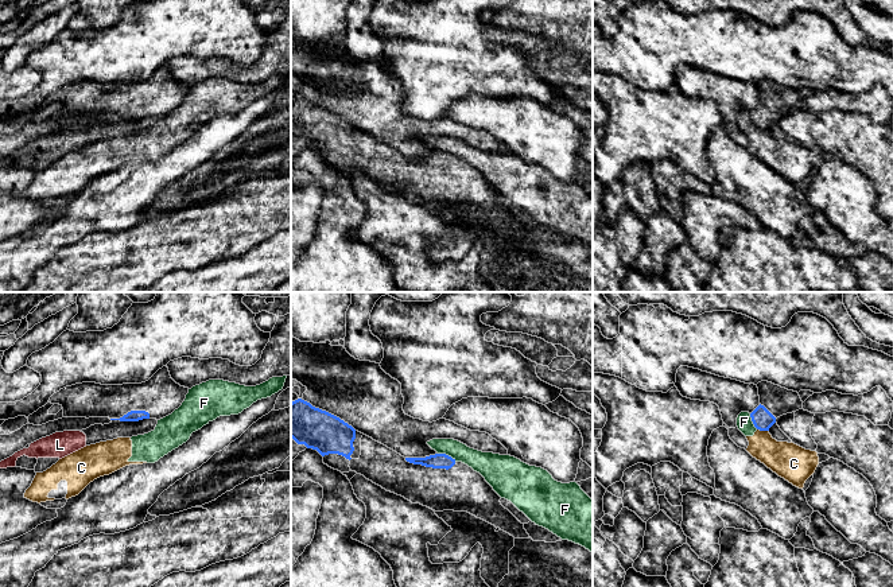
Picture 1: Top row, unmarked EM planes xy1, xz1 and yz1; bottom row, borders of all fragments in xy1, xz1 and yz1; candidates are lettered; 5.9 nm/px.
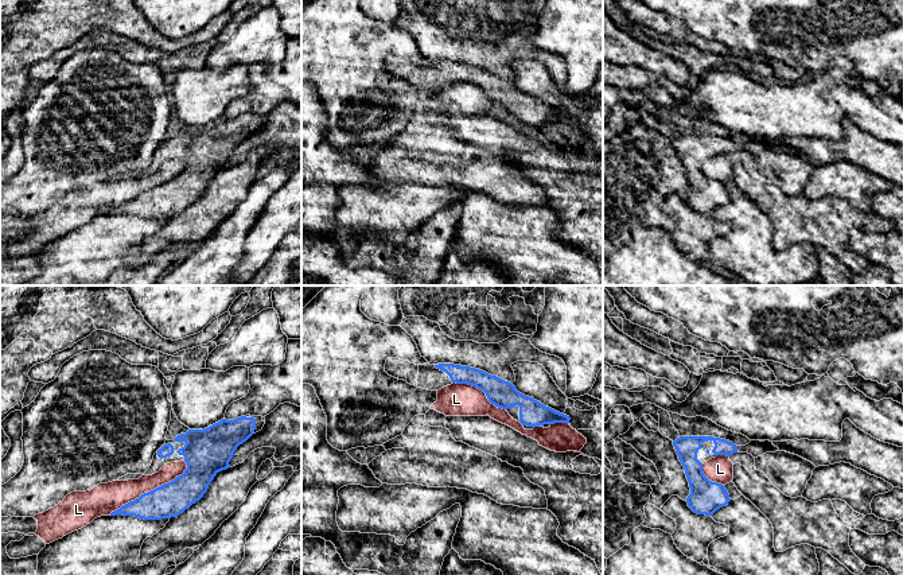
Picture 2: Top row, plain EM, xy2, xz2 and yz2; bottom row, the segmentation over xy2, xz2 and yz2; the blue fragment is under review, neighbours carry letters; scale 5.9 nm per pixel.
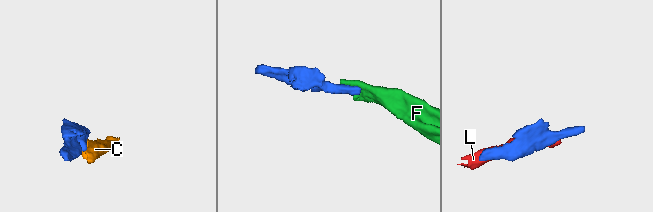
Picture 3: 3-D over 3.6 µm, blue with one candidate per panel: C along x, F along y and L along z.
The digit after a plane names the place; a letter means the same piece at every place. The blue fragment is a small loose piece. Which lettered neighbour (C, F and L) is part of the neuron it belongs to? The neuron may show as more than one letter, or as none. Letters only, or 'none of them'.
none of them

